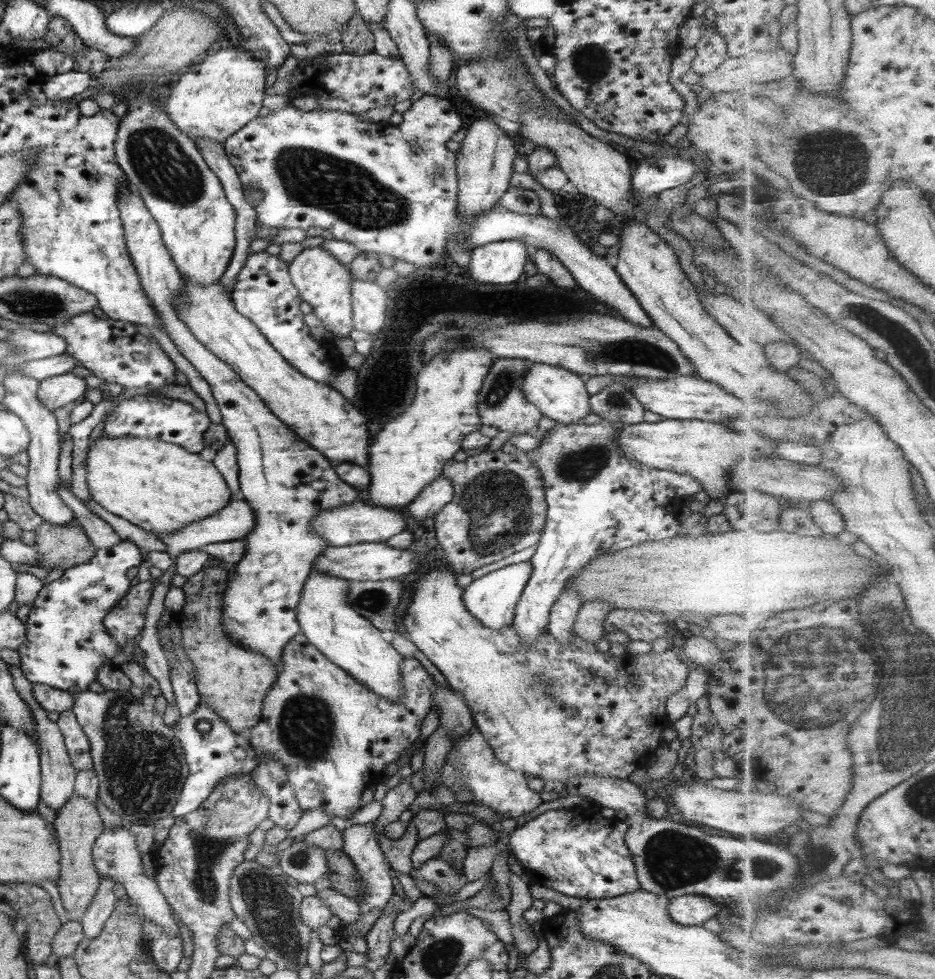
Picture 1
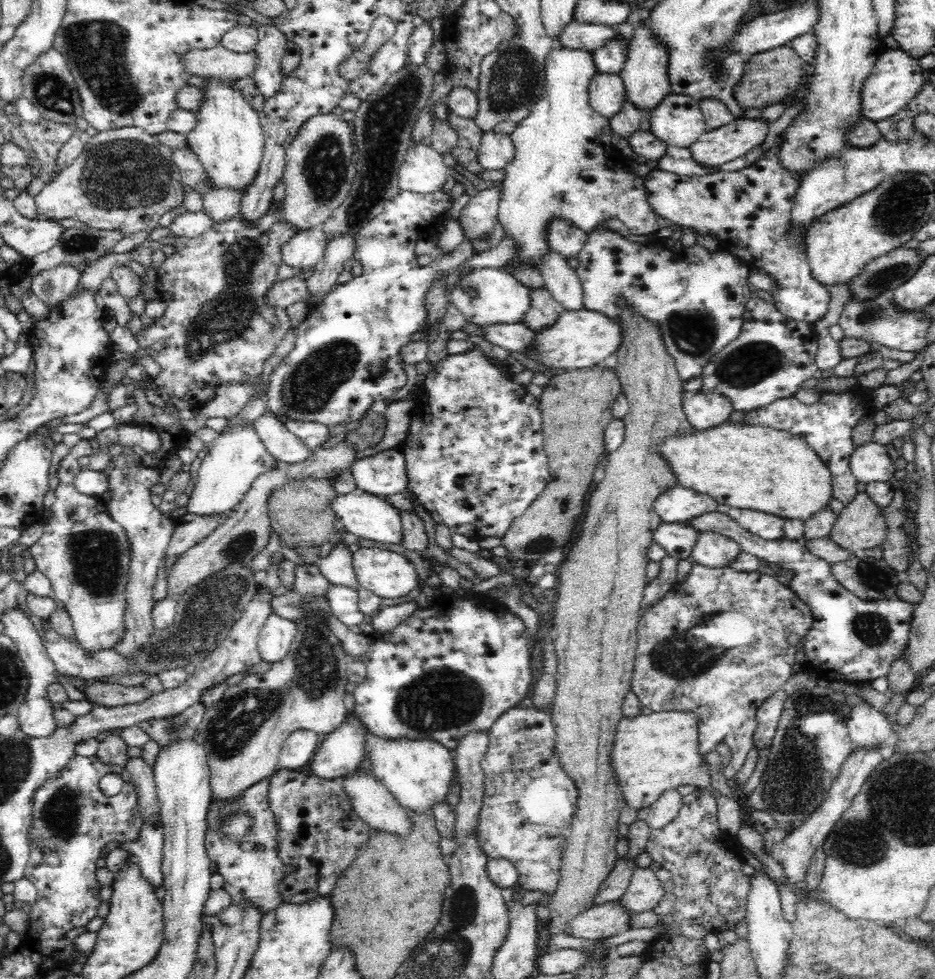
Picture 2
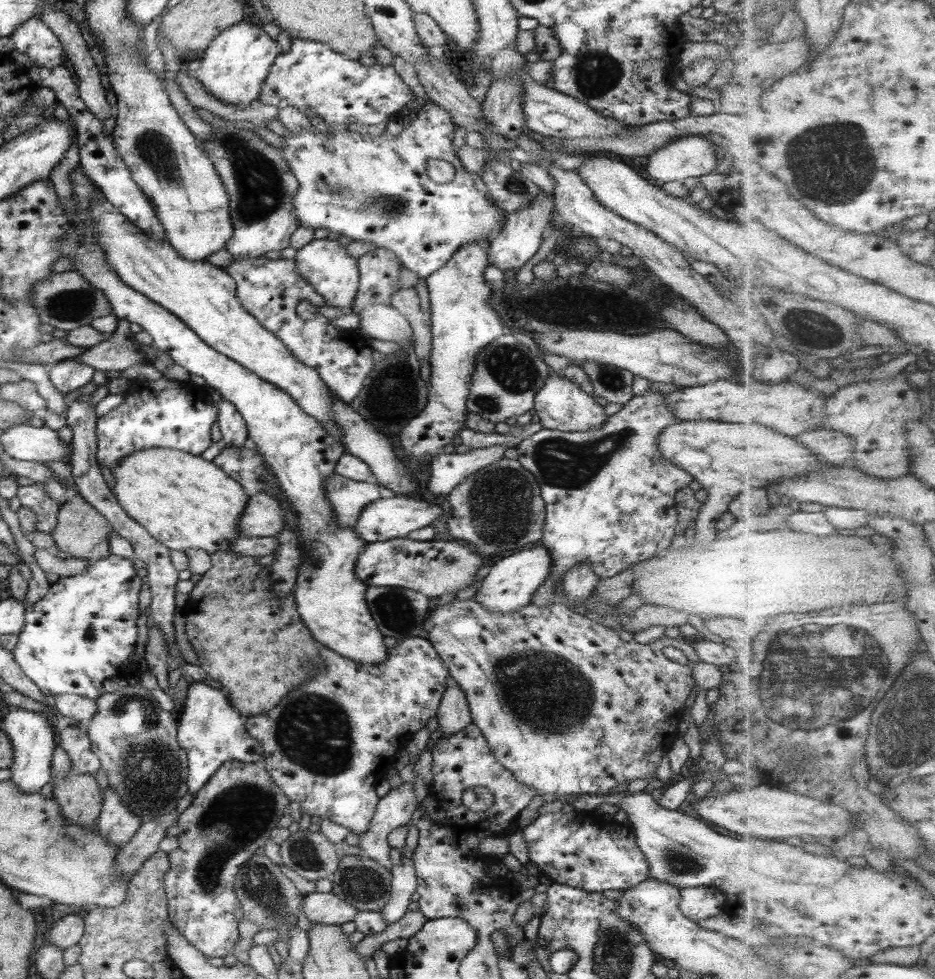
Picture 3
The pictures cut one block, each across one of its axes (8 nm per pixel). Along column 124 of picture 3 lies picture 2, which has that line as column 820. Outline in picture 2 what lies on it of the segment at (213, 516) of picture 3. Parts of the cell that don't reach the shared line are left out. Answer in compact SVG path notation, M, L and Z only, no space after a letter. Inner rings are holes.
M722 422L706 430L666 436L660 444L660 454L668 461L683 488L710 496L718 504L728 500L730 507L766 512L782 519L809 520L817 512L829 508L834 493L832 473L822 457L800 437L776 428Z

